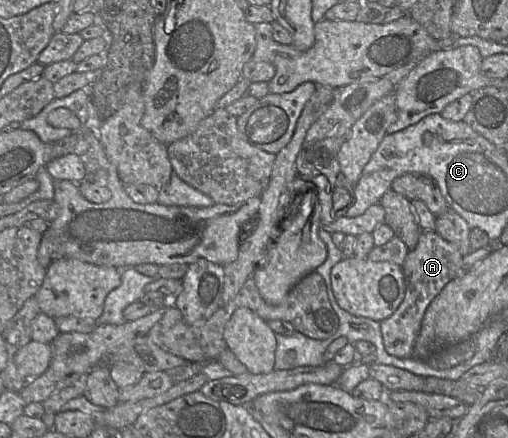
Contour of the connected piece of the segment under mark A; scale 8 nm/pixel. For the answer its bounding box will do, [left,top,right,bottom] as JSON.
[380,230,463,359]

